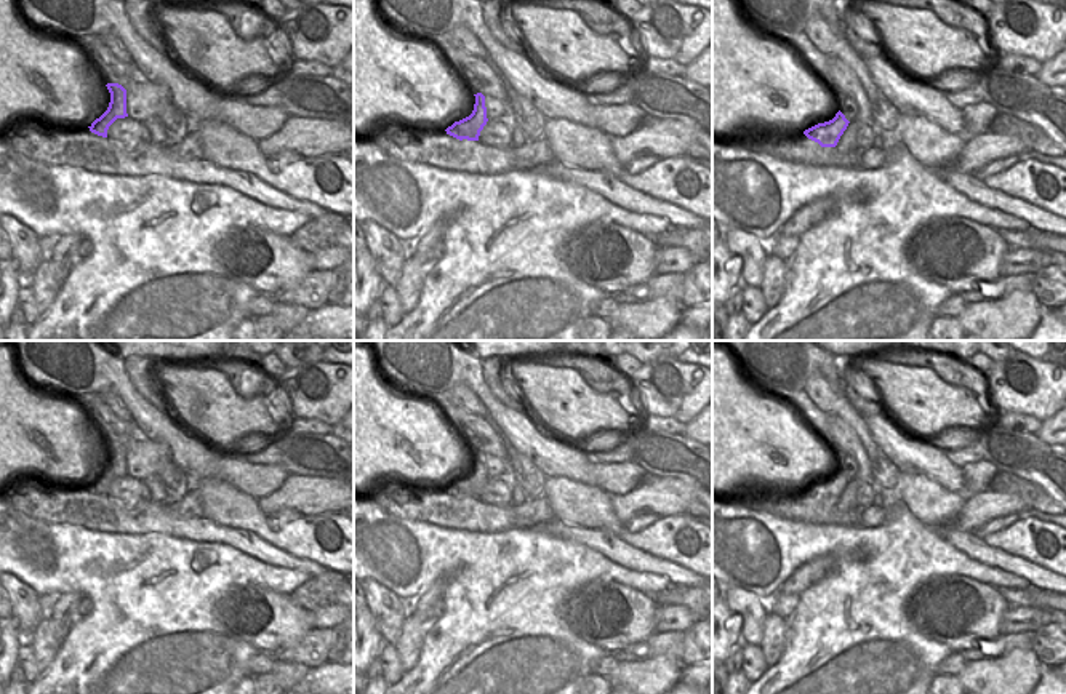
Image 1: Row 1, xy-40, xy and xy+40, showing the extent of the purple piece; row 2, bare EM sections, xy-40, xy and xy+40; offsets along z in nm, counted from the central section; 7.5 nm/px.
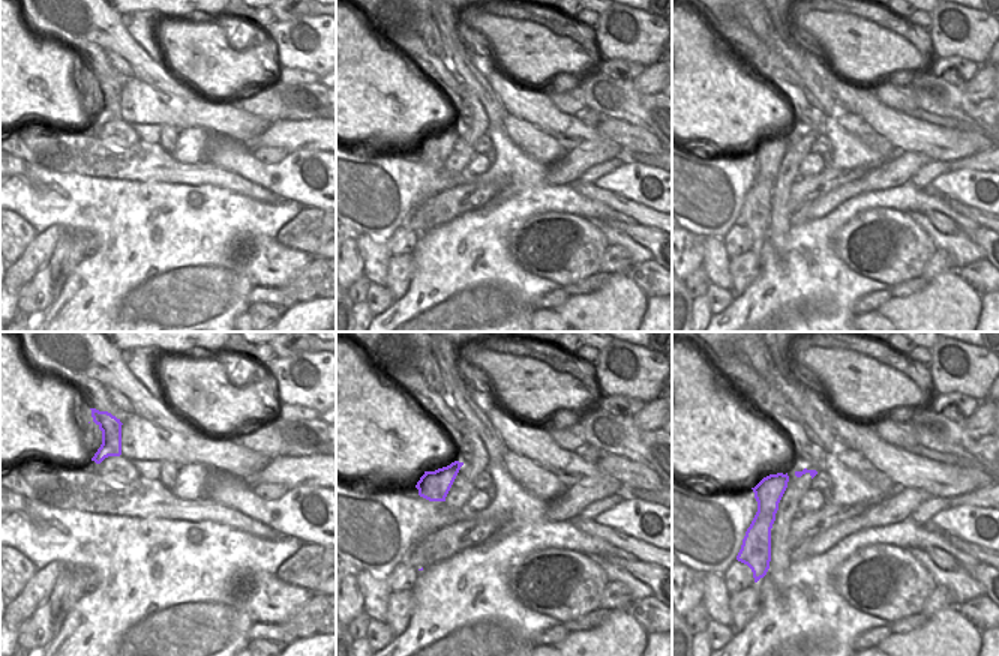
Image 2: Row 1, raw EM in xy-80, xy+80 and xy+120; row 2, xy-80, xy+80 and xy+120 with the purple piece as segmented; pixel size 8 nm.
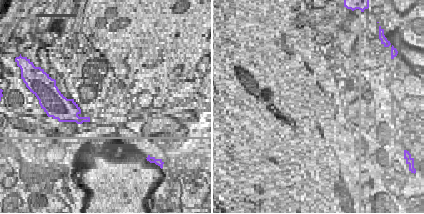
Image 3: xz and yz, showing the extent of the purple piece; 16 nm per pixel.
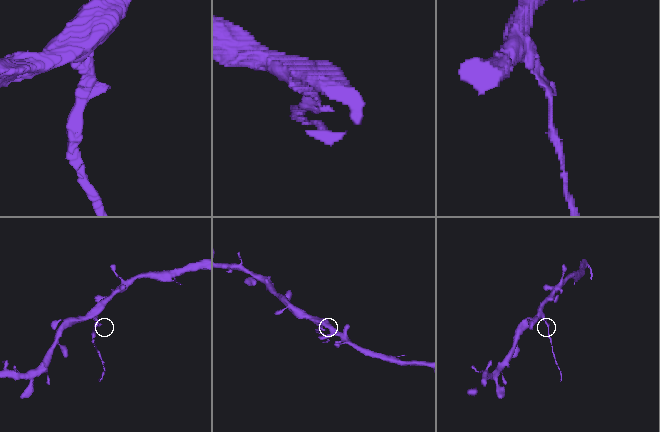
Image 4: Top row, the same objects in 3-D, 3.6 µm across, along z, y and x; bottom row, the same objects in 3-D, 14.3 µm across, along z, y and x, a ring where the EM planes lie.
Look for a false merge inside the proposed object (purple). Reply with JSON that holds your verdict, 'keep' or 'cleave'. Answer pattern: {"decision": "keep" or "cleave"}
{"decision": "cleave"}

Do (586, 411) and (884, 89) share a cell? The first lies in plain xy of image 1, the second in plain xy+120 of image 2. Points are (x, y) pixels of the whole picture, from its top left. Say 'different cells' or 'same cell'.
different cells

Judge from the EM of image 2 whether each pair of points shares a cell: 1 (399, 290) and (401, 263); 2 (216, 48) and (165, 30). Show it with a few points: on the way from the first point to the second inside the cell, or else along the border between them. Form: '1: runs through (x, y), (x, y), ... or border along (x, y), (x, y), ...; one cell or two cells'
1: runs through (399, 284), (401, 269); one cell
2: runs through (204, 48), (191, 48), (177, 38); one cell

